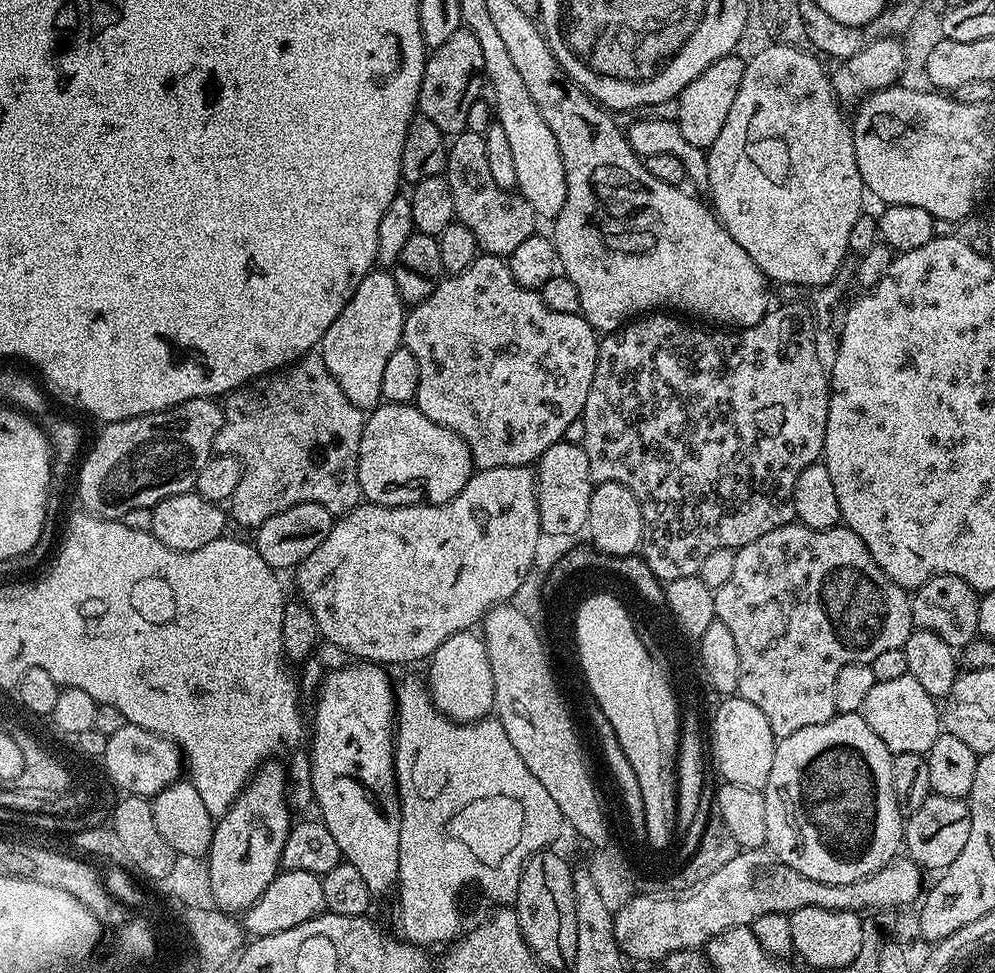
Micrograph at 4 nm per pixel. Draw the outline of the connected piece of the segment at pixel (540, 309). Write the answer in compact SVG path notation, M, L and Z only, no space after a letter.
M487 254L477 255L476 260L466 266L466 270L445 275L423 302L413 304L407 309L402 344L410 350L410 354L414 354L414 358L418 358L418 394L414 401L416 408L426 414L430 422L438 422L464 439L472 455L473 465L480 470L535 465L540 455L550 450L550 446L561 443L567 437L564 435L567 434L568 427L583 417L586 394L590 394L590 386L594 382L594 370L600 349L598 333L588 320L579 314L558 314L558 310L550 310L550 306L542 302L537 289L522 287L514 278L514 274L510 274L507 259Z

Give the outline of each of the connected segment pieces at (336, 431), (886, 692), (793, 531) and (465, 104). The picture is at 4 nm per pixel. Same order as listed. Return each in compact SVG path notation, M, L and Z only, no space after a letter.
M313 350L307 356L301 356L299 360L283 368L278 368L275 372L267 372L265 376L260 376L257 380L249 380L241 388L227 393L222 407L224 425L216 435L215 451L226 456L236 456L244 468L242 480L238 482L238 490L234 490L230 501L230 516L235 523L237 520L242 527L255 530L262 522L266 522L266 518L274 518L274 514L295 504L317 504L327 512L331 512L333 517L339 518L361 503L362 493L356 477L356 459L358 458L358 446L362 442L366 412L365 409L354 406L354 402L350 402L350 398L346 398L346 394L342 394L342 386L338 386L338 382L334 382L334 374L330 374L330 370L326 370L326 362L320 357L319 351Z
M910 675L893 678L891 682L876 682L874 690L866 694L862 715L870 730L874 730L894 754L925 755L942 735L942 712L937 697L926 694L926 689Z
M799 522L786 526L778 526L778 530L770 530L770 534L762 534L762 538L754 538L746 546L735 549L734 571L730 579L721 588L715 589L716 619L730 630L734 642L738 645L738 686L739 695L746 698L746 702L754 702L762 714L766 714L766 722L770 722L770 730L778 738L783 738L802 730L806 726L818 726L822 722L830 722L837 716L834 706L834 678L838 670L847 664L871 664L878 654L885 650L903 648L906 638L914 631L912 622L912 601L909 593L898 587L889 576L874 562L870 550L866 550L866 542L854 534L847 526L837 526L818 530L808 528Z
M461 26L442 45L433 47L430 55L424 61L424 73L422 74L418 105L419 115L430 118L430 122L434 122L434 126L438 126L438 130L442 130L445 137L454 137L467 129L466 118L470 115L470 106L474 106L474 102L481 99L483 92L480 91L485 91L485 88L486 77L484 75L482 46L478 46L478 38L474 38L474 34L469 28Z

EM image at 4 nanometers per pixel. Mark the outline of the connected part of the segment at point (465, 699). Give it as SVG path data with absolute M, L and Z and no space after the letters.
M475 631L459 632L446 638L446 642L434 650L426 667L426 683L432 693L432 704L449 720L457 724L475 724L493 711L496 703L494 674L490 674L490 658L483 639Z

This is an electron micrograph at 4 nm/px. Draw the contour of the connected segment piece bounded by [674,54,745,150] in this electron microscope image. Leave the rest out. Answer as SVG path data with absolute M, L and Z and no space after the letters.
M736 54L723 56L718 58L718 62L706 66L706 70L702 70L702 74L698 74L698 78L690 82L690 86L681 90L674 108L674 119L690 146L706 150L712 145L714 138L718 138L718 133L730 114L730 106L734 106L738 86L742 86L744 66L745 61Z

